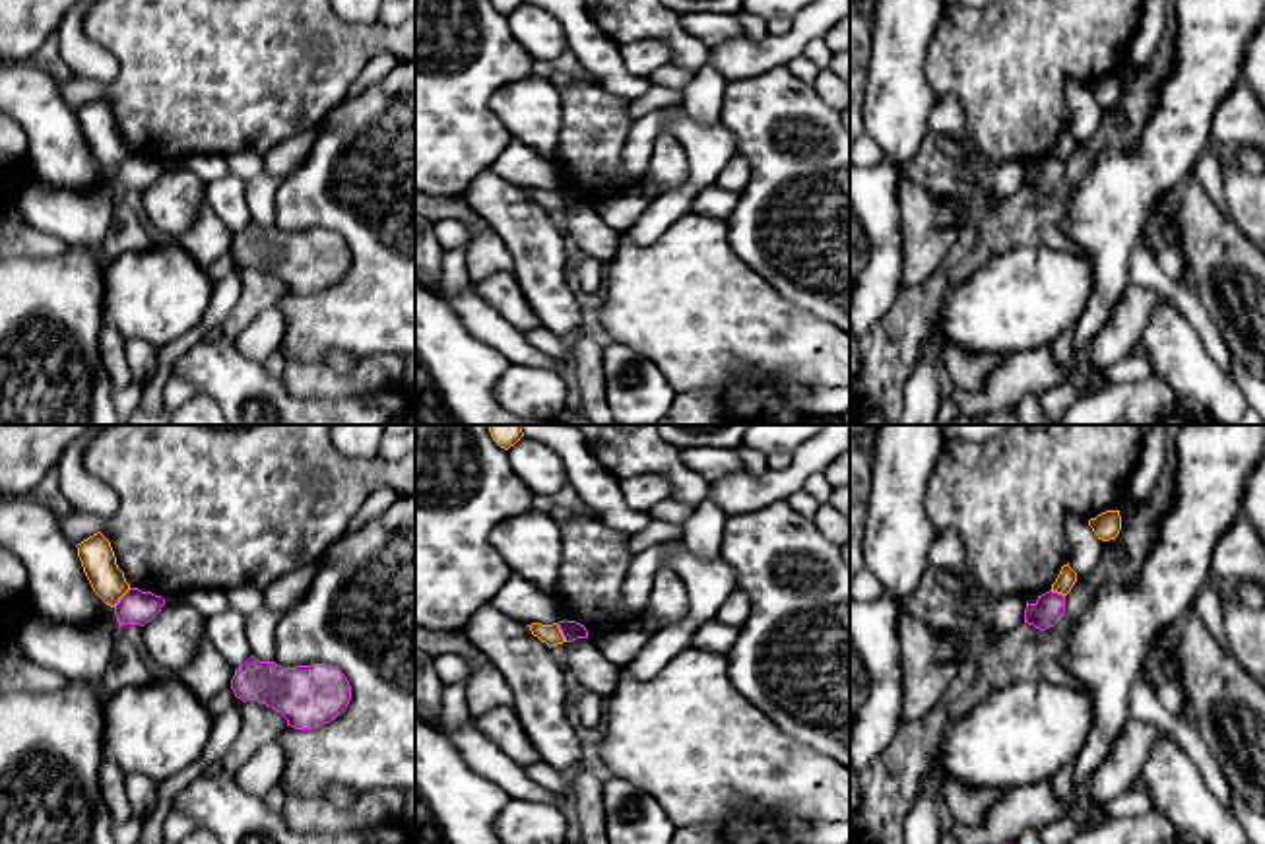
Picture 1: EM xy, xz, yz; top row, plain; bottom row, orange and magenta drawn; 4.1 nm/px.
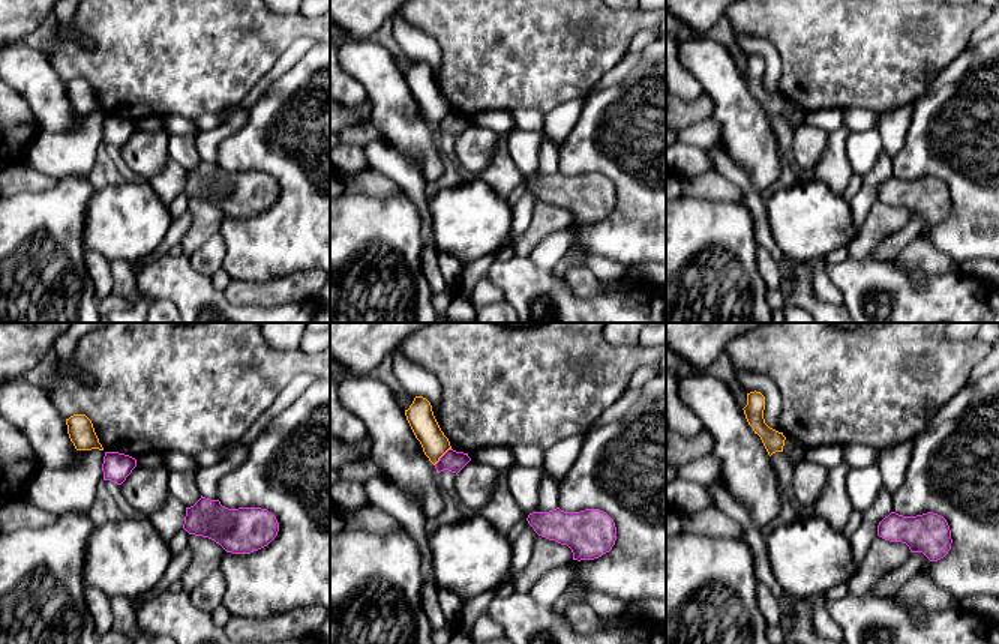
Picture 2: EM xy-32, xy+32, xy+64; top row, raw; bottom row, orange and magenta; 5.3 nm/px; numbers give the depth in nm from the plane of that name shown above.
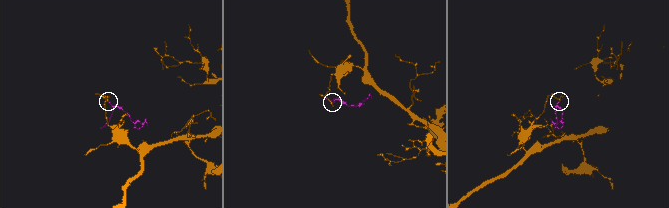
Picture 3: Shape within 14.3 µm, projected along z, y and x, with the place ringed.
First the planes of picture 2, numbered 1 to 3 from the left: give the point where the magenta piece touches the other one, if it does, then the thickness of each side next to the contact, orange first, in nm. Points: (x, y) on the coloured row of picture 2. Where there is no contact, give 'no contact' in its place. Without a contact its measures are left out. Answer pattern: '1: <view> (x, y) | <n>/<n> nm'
1: no contact
2: xy+32 (441, 455) | 140/120 nm
3: no contact

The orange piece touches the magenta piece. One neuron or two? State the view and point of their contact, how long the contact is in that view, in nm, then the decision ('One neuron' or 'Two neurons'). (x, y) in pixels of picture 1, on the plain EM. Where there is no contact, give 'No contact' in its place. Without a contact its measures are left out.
Touches orange at xy (121, 162). Shared border 110 nm. Two neurons

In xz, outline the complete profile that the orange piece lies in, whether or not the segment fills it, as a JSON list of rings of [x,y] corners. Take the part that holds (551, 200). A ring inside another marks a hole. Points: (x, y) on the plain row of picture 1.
[[[532,188],[528,192],[532,200],[545,208],[549,213],[567,208],[557,188],[553,190]]]

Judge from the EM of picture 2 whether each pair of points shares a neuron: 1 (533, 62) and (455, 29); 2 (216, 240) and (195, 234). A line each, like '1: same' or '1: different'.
1: same
2: different

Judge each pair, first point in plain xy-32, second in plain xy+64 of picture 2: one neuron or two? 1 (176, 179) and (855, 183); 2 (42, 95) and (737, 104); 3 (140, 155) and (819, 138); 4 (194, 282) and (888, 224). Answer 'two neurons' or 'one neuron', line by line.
1: two neurons
2: one neuron
3: one neuron
4: two neurons

